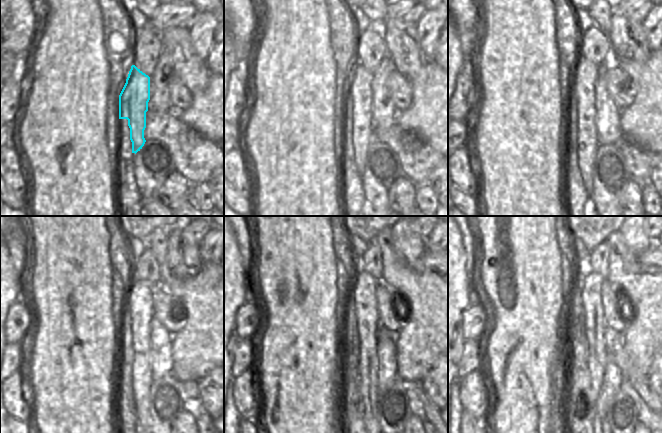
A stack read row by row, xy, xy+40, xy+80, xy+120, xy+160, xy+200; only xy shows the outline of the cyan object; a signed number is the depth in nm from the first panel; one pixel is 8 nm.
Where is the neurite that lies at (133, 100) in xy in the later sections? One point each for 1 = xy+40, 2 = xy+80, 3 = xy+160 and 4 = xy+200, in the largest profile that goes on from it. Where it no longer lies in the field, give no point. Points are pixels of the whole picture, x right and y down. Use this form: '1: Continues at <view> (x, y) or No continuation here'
1: Continues at xy+40 (359, 90)
2: Continues at xy+80 (585, 73)
3: Continues at xy+160 (363, 288)
4: Continues at xy+200 (594, 324).

